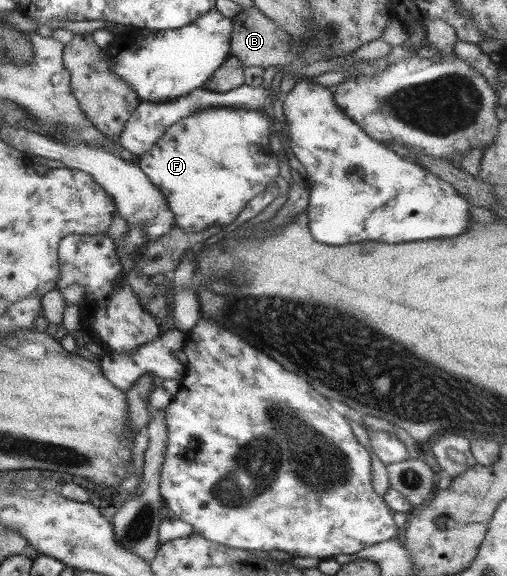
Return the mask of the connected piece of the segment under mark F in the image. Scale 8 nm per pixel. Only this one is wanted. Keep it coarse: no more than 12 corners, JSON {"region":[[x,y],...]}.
{"region":[[205,108],[136,165],[192,234],[279,176],[261,111]]}

